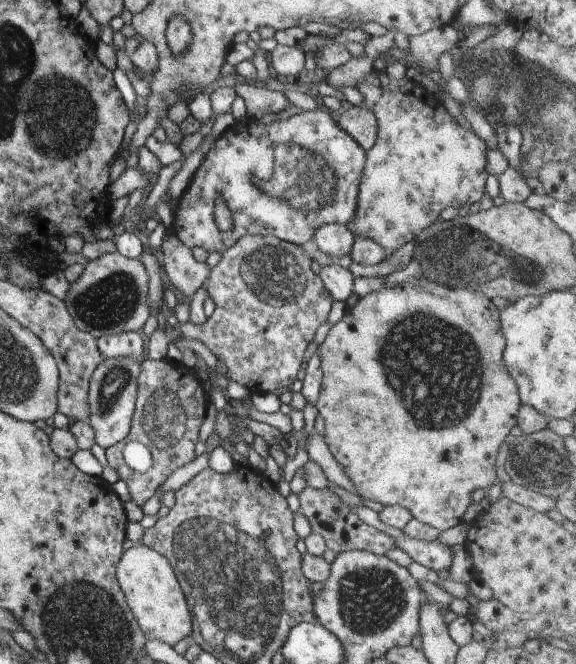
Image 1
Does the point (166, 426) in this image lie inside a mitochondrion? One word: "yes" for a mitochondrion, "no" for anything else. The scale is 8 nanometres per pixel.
yes

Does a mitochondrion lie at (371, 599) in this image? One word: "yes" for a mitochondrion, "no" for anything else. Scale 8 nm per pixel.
yes

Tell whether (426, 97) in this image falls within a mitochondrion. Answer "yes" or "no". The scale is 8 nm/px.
no

